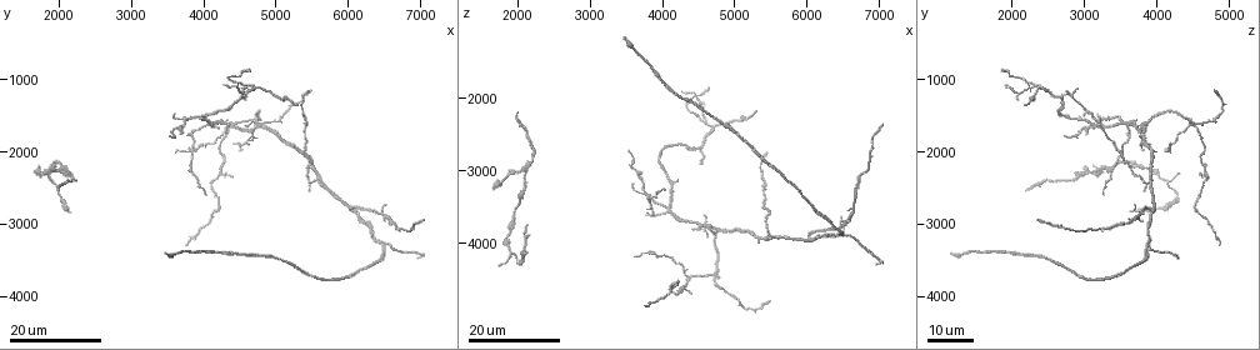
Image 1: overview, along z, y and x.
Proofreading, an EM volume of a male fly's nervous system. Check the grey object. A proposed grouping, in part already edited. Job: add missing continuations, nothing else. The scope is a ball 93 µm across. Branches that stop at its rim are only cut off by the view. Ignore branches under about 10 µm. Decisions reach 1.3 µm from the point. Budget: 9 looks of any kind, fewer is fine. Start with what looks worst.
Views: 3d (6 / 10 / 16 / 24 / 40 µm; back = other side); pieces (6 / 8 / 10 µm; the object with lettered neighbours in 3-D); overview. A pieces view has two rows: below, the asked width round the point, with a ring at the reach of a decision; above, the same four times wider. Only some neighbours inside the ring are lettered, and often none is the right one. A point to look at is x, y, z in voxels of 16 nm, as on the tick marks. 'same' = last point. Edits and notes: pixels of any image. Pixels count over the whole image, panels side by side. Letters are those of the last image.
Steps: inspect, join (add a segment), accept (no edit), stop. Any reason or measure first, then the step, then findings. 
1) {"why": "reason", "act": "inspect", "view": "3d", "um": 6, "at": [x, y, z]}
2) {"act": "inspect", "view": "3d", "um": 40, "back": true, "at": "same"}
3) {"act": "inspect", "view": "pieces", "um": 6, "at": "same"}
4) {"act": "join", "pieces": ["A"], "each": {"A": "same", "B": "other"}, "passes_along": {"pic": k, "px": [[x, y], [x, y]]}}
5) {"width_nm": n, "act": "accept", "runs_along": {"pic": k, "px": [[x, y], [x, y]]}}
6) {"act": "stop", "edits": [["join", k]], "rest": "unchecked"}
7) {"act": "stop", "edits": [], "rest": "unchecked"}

{"why": "an open end", "act": "inspect", "view": "3d", "um": 24, "at": [5300, 1350, 2150]}

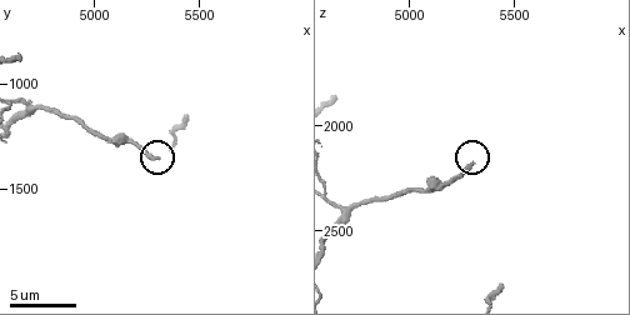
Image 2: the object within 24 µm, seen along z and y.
{"act": "inspect", "view": "pieces", "um": 10, "at": [5300, 1360, 2180]}

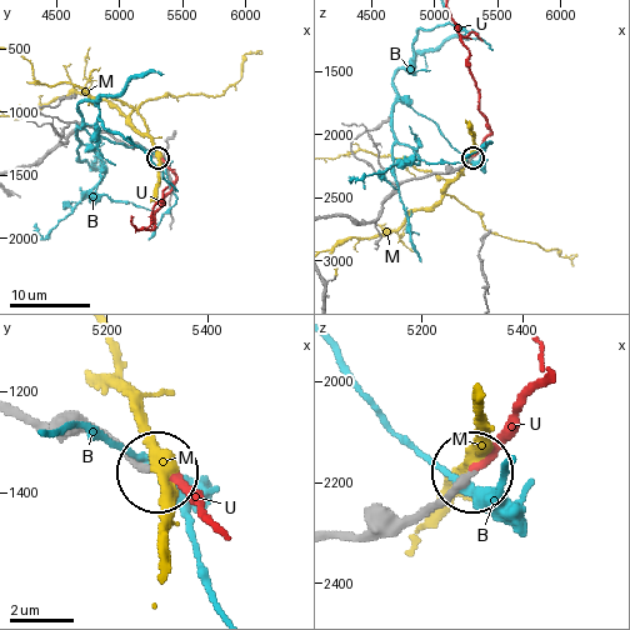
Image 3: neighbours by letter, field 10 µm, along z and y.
{"width_nm": 230, "act": "join", "pieces": ["U"], "each": {"B": "other", "M": "other", "U": "same"}, "passes_along": {"pic": 3, "px": [[389, 534], [426, 518], [473, 471], [540, 373]]}, "found": "the neuron continues"}

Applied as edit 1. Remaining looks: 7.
{"why": "end of a long branch", "act": "inspect", "view": "3d", "um": 10, "at": [5430, 1170, 2770]}

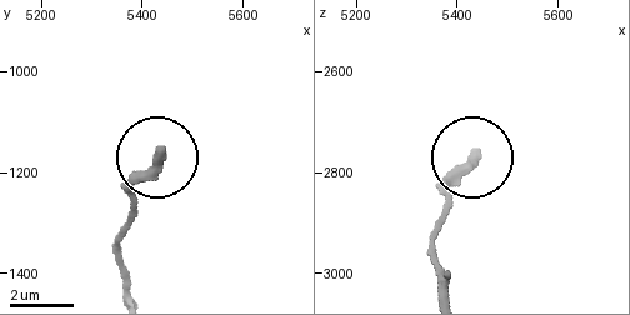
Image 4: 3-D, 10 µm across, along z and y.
{"why": "what lies round it", "act": "inspect", "view": "pieces", "um": 10, "at": [5440, 1165, 2760]}

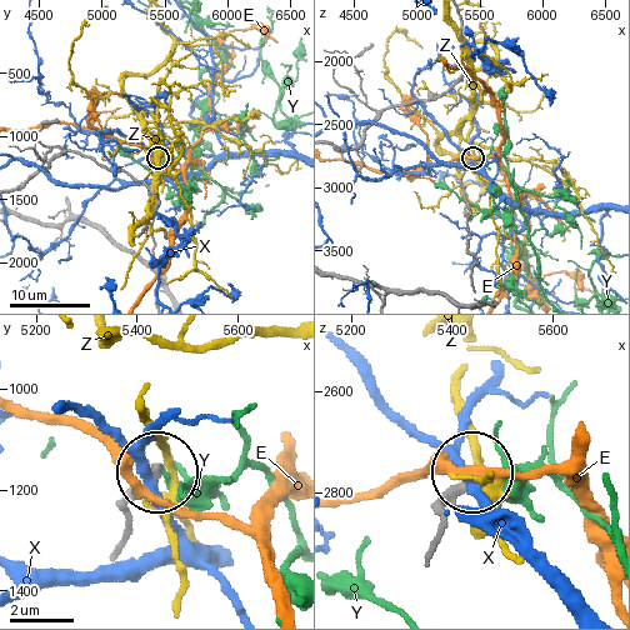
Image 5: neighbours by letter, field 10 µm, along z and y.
{"act": "accept", "each": {"E": "other", "X": "other", "Y": "other", "Z": "other"}, "runs_along": {"pic": 5, "px": [[116, 548], [133, 499], [151, 478]]}, "found": "none of them fits"}

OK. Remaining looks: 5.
{"why": "long arm stops here", "act": "inspect", "view": "pieces", "um": 8, "at": [4630, 890, 1880]}

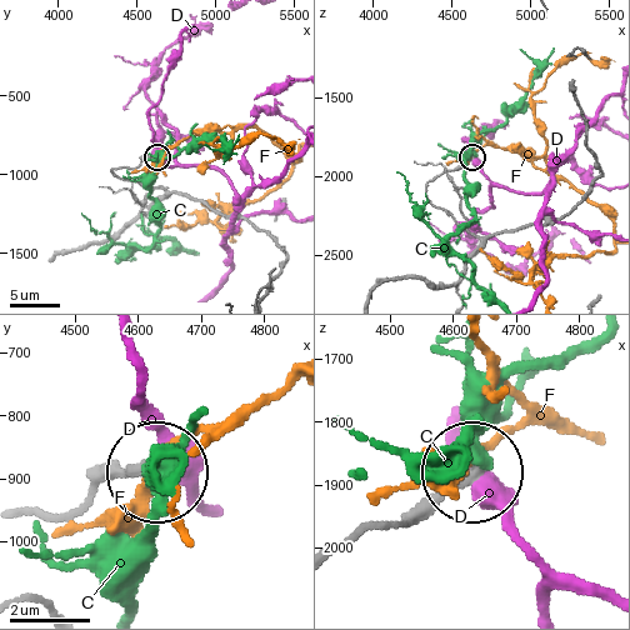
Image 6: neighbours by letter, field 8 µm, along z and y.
{"width_nm": 290, "act": "accept", "each": {"C": "other", "D": "other", "F": "other"}, "runs_along": {"pic": 6, "px": [[344, 546], [471, 479]]}, "found": "none of them fits"}

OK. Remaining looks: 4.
{"why": "an open end", "act": "inspect", "view": "3d", "um": 24, "at": [4550, 1150, 2950]}

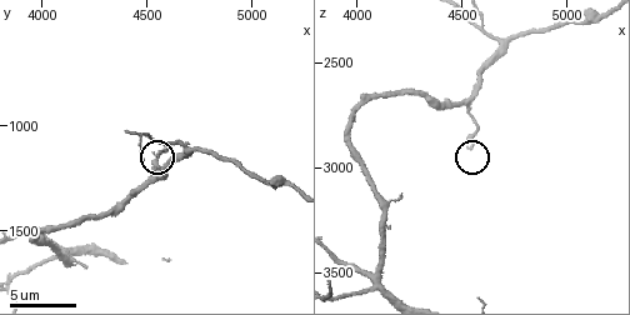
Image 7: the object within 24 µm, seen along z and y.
{"act": "inspect", "view": "pieces", "um": 10, "at": [4540, 1120, 2920]}

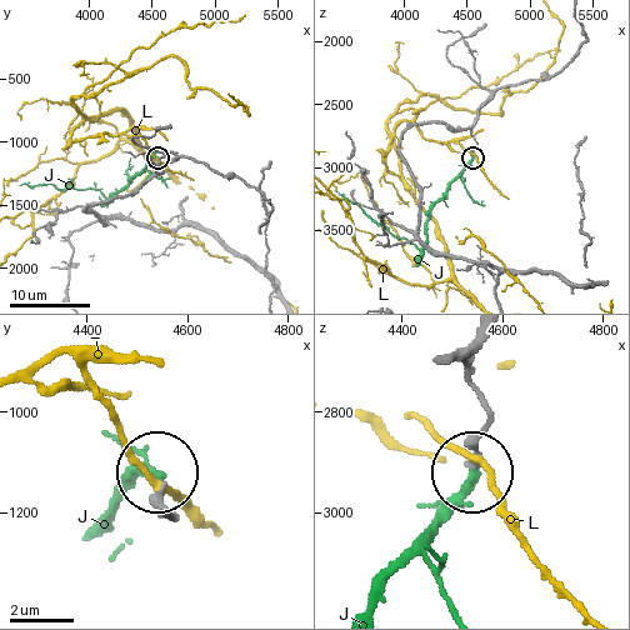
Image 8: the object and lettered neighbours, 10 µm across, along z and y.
{"act": "accept", "each": {"J": "other", "L": "other"}, "runs_along": {"pic": 8, "px": [[405, 159], [401, 135], [434, 121], [470, 130], [473, 155]]}, "found": "no lettered segment goes on from it"}

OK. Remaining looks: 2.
{"act": "stop", "edits": [["join", 3]], "rest": "unchecked"}

